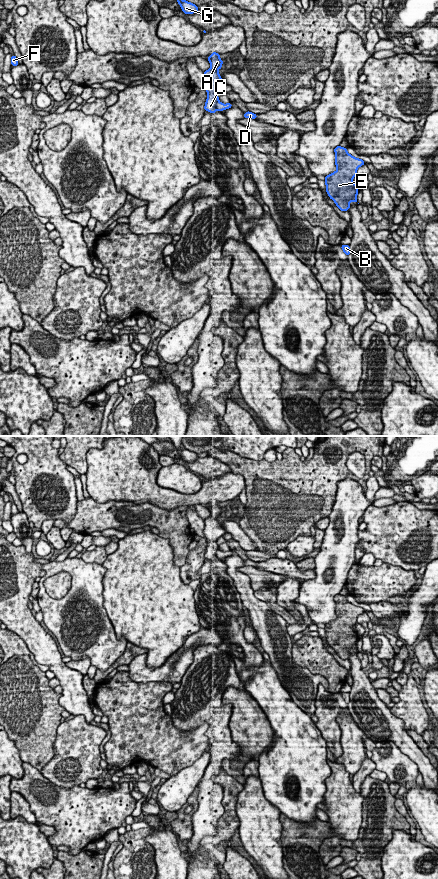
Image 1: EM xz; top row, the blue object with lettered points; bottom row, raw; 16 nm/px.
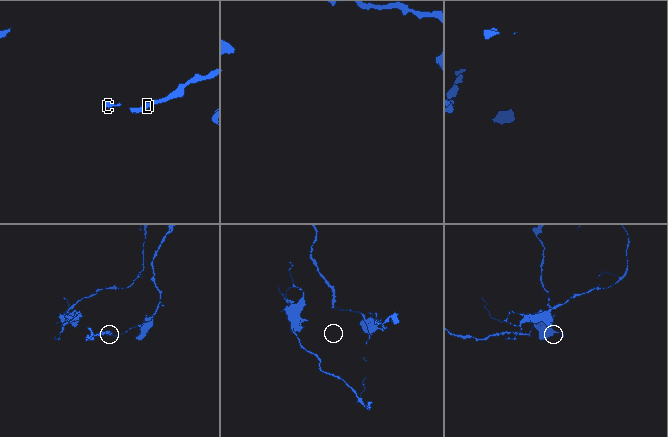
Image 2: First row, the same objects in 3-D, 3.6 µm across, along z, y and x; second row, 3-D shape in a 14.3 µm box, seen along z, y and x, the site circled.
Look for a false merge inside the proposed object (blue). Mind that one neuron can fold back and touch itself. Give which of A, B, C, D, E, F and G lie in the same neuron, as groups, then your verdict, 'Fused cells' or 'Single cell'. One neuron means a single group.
Groups: A C G / B D E F. Fused cells

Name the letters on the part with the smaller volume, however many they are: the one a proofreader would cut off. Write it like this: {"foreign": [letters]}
{"foreign": ["A", "C", "G"]}

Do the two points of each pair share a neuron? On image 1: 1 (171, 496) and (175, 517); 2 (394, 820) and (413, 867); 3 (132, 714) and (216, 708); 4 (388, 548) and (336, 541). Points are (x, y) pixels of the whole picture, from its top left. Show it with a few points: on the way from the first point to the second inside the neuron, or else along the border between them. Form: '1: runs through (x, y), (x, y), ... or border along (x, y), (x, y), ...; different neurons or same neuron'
1: border along (150, 503), (166, 509), (194, 506); different neurons
2: border along (409, 833), (403, 830), (395, 830), (384, 849); different neurons
3: border along (170, 716), (173, 724), (182, 731), (190, 729); different neurons
4: border along (358, 530), (358, 543), (355, 546); different neurons

